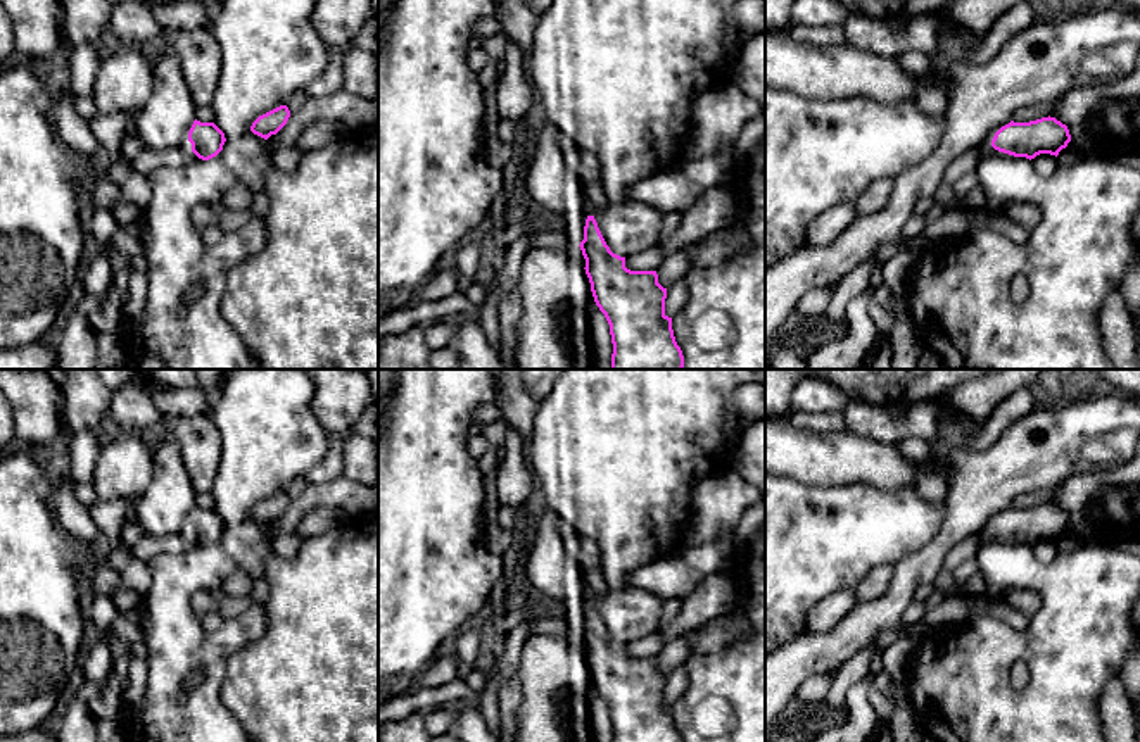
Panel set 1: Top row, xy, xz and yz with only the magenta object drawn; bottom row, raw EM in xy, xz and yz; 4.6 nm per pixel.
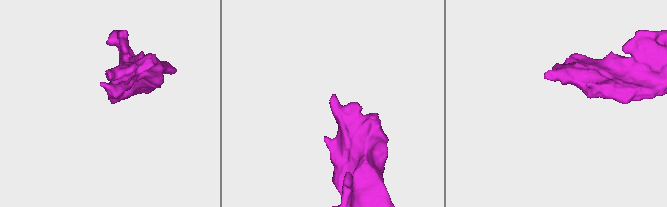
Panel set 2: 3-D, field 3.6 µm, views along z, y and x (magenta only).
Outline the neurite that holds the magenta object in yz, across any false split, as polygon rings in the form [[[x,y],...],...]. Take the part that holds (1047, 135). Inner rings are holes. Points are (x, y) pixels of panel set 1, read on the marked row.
[[[1042,117],[1029,123],[1014,123],[1002,126],[990,143],[983,143],[983,157],[995,150],[1014,155],[1035,159],[1040,154],[1059,155],[1071,141],[1066,124],[1055,117]]]

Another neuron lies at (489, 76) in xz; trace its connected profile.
[[[492,62],[487,67],[484,67],[482,72],[478,74],[478,83],[487,95],[494,95],[499,78],[501,64]]]

